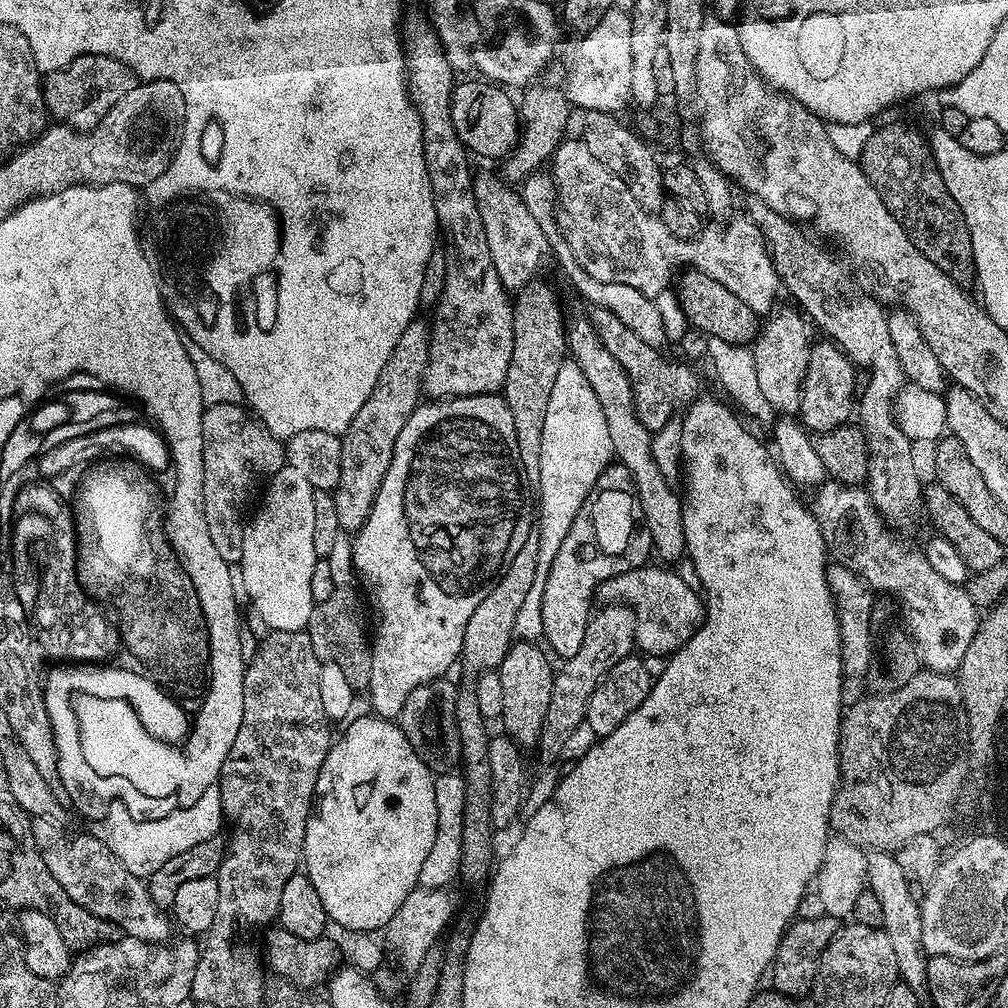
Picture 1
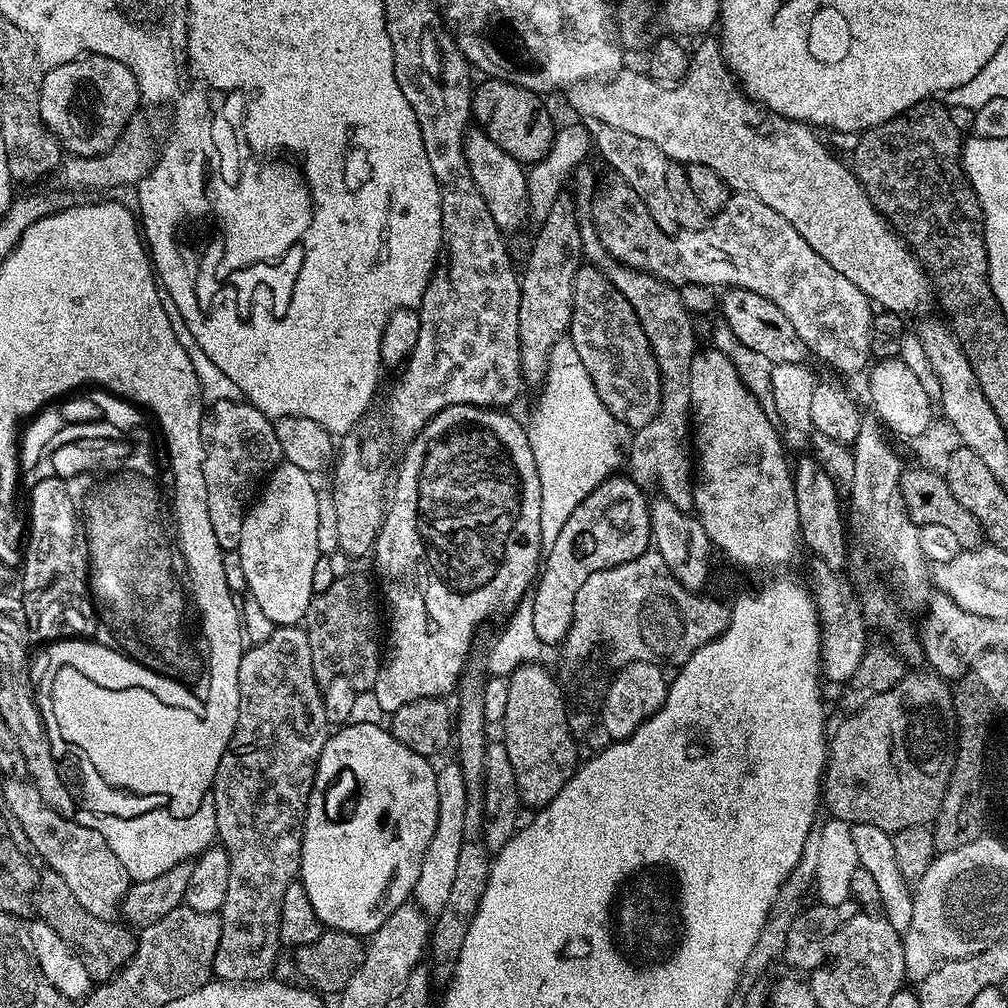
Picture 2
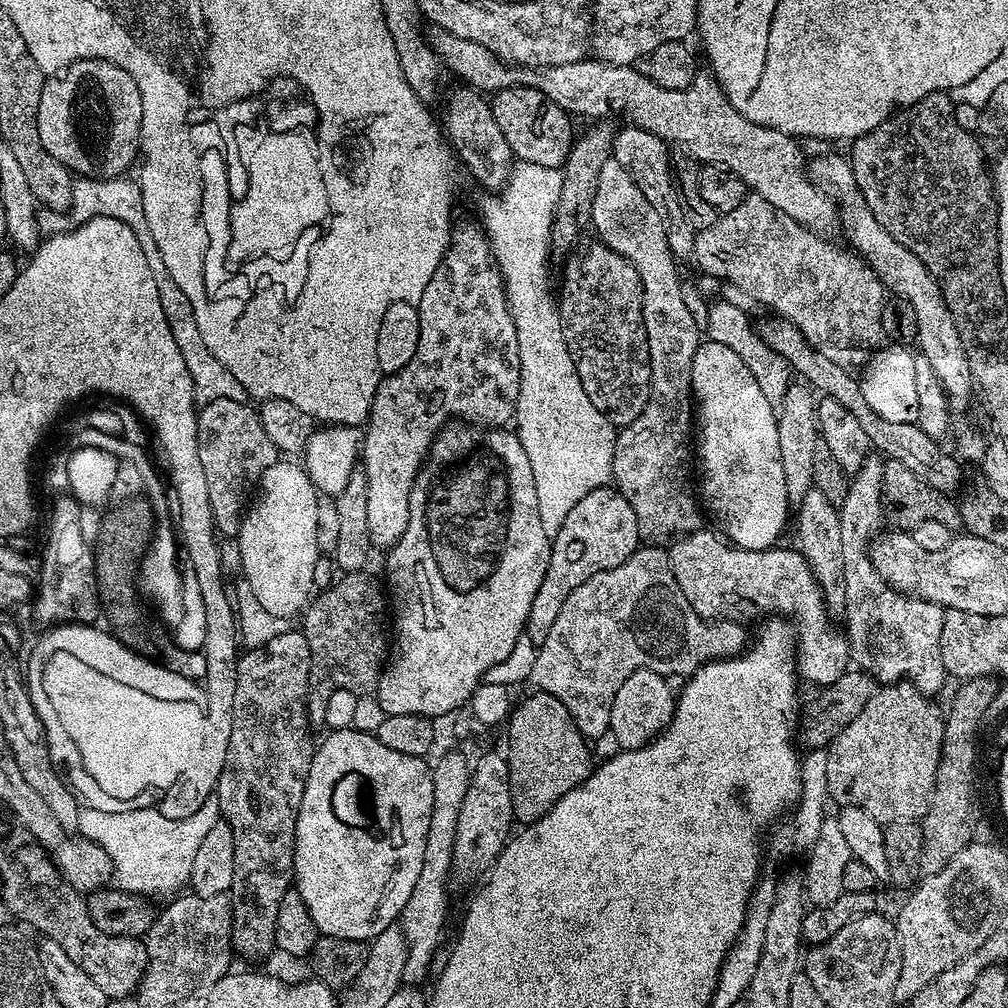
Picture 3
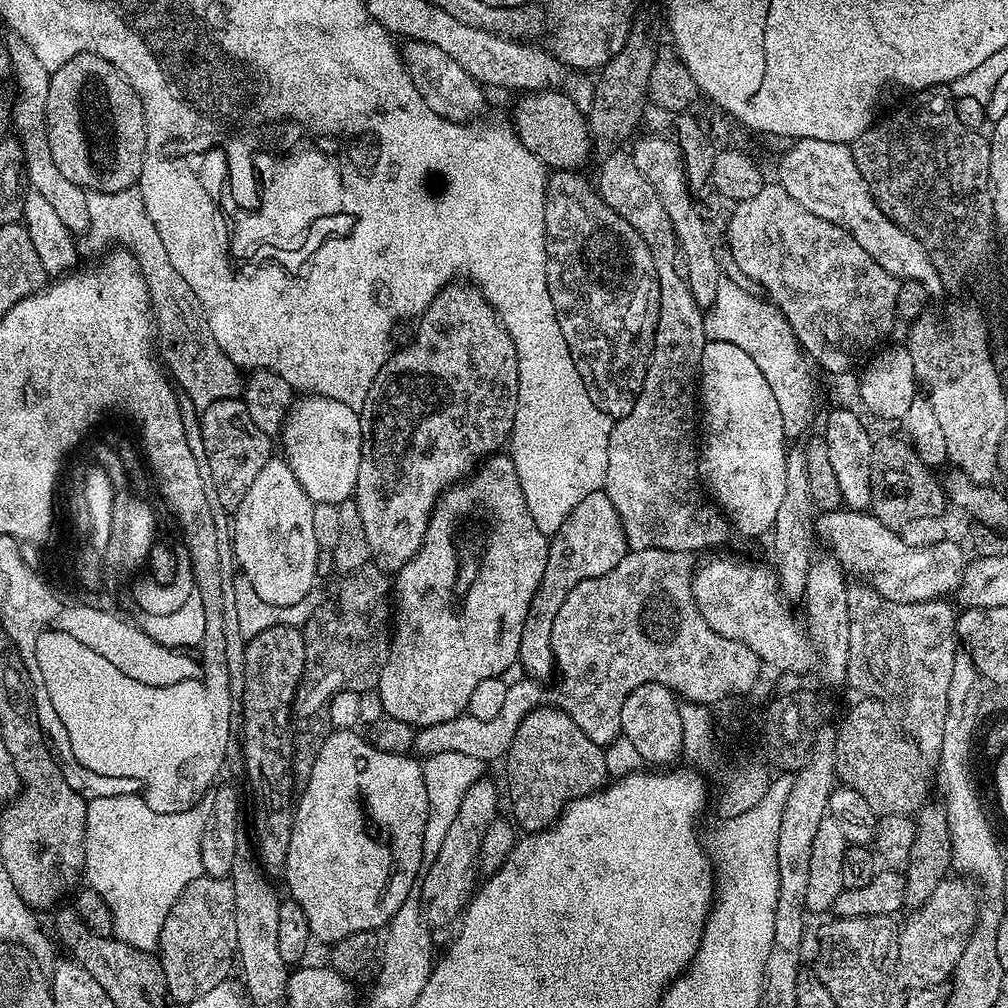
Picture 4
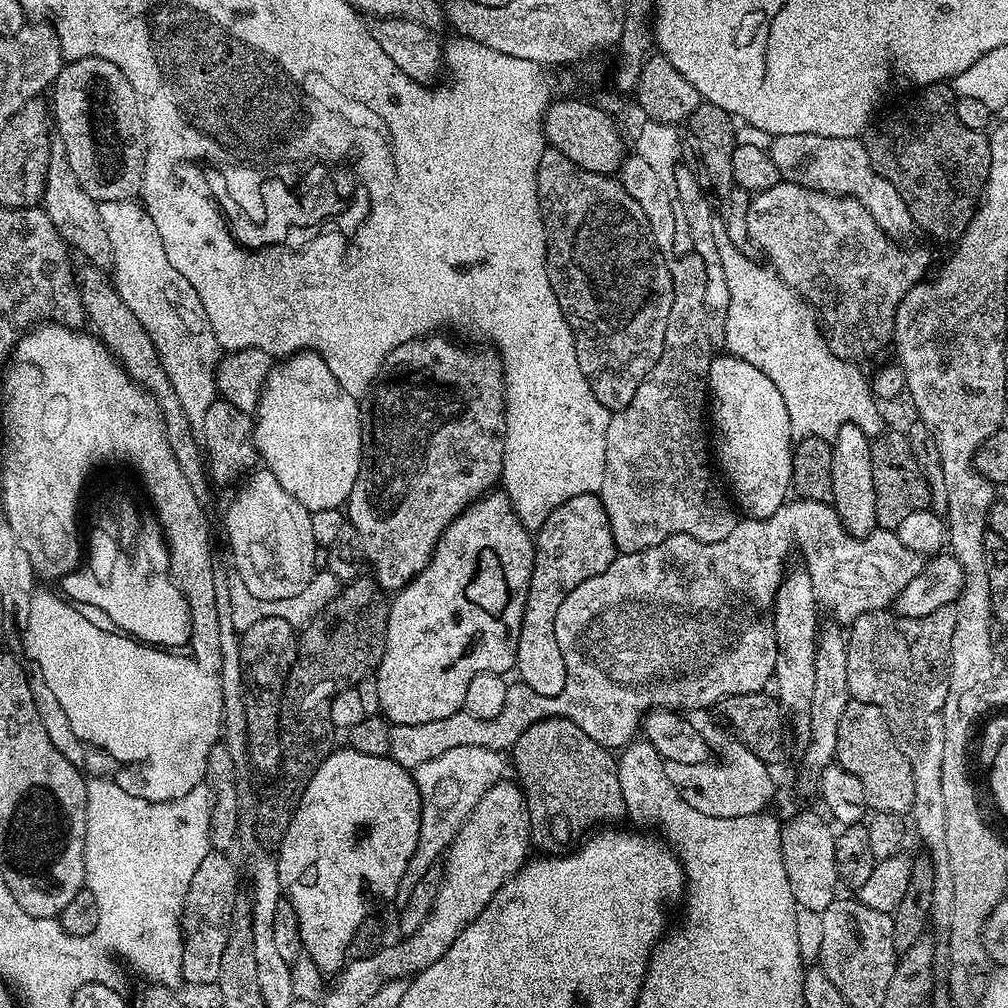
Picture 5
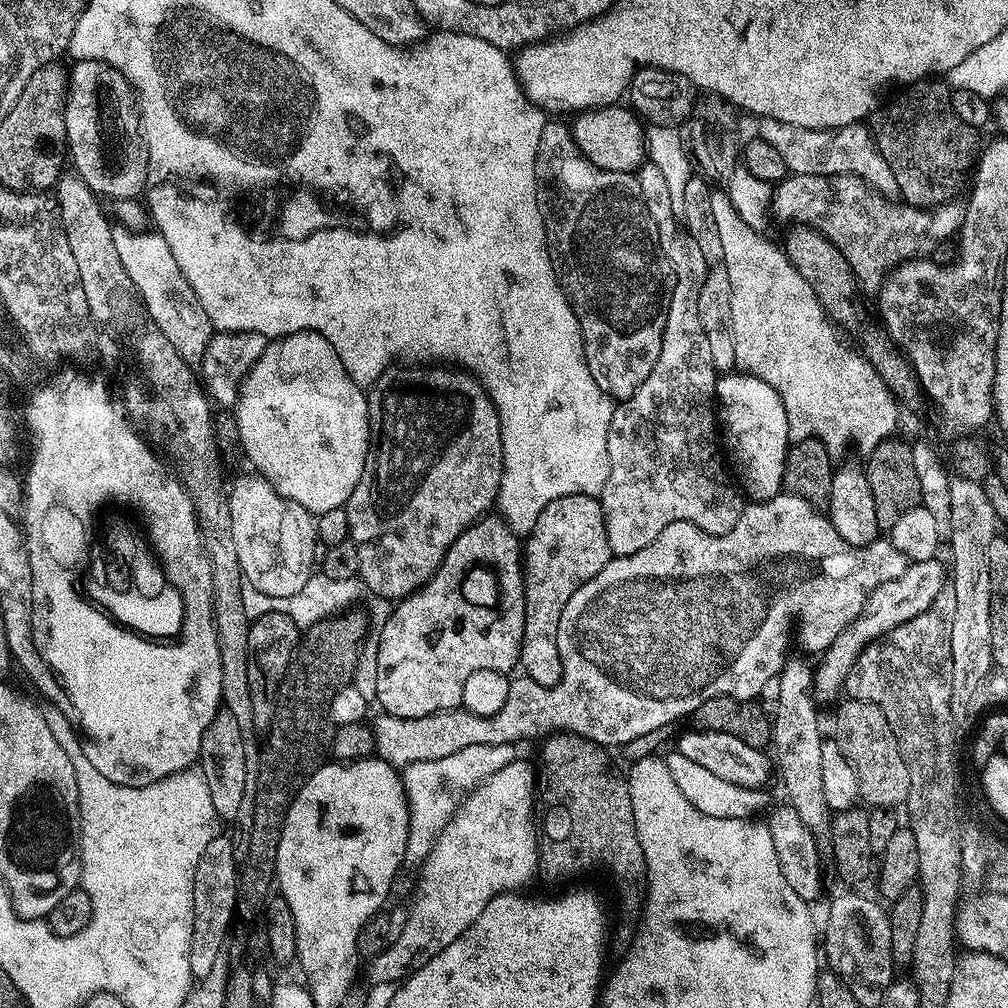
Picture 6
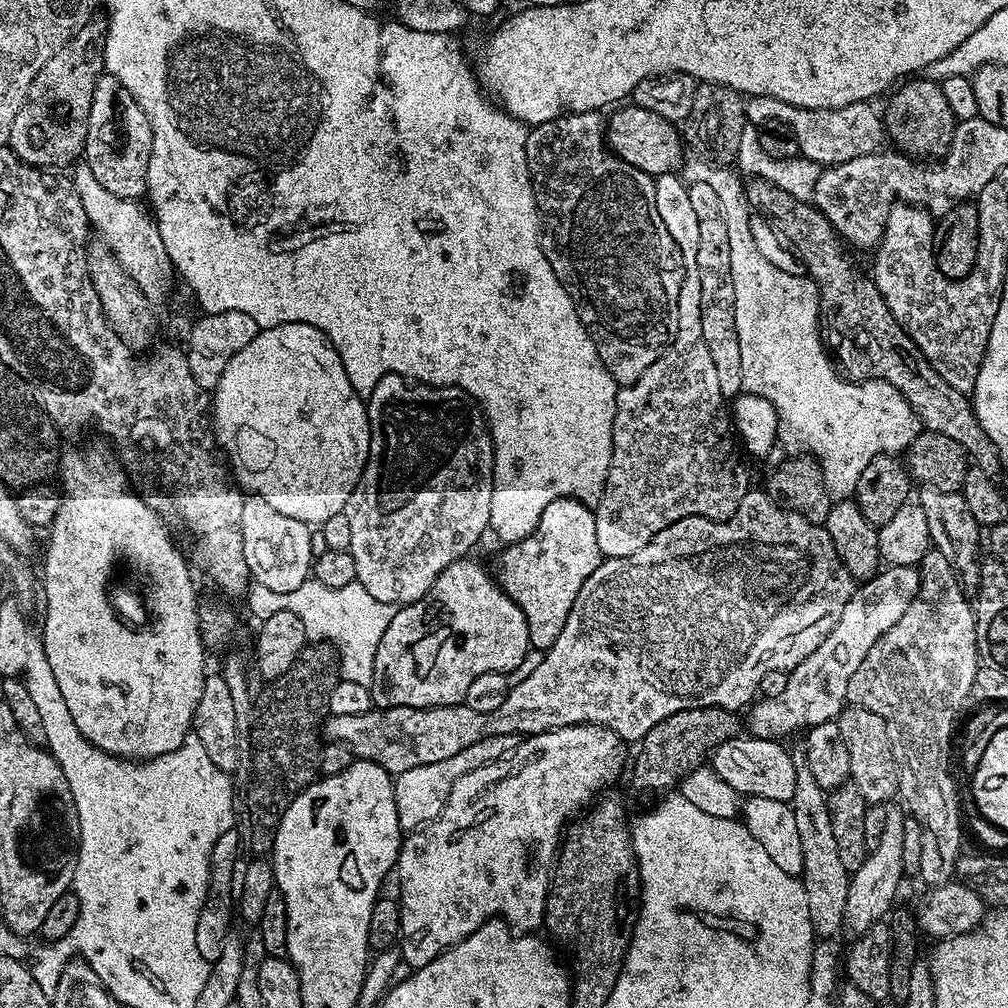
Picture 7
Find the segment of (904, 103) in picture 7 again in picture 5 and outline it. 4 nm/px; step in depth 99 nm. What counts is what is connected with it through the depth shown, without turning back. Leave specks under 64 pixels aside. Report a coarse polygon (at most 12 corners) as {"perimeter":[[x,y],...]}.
{"perimeter":[[951,83],[869,123],[913,225],[959,241],[990,174]]}

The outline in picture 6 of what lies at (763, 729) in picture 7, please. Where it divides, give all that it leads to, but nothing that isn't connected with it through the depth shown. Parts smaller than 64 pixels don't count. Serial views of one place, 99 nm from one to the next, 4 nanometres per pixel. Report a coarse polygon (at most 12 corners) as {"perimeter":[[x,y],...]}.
{"perimeter":[[939,559],[873,590],[815,665],[814,700],[841,699],[867,644],[910,622],[946,584]]}

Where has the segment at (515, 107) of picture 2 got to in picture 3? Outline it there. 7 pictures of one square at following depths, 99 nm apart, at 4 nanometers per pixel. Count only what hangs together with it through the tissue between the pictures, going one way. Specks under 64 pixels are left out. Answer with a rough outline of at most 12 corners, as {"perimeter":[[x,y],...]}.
{"perimeter":[[536,88],[491,97],[517,161],[560,168],[574,143],[569,113]]}

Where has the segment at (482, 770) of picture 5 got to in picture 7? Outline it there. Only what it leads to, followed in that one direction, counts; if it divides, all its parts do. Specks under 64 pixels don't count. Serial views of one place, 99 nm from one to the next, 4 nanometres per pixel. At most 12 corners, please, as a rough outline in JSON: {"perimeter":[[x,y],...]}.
{"perimeter":[[488,740],[394,780],[401,829],[440,817],[462,774],[489,763]]}

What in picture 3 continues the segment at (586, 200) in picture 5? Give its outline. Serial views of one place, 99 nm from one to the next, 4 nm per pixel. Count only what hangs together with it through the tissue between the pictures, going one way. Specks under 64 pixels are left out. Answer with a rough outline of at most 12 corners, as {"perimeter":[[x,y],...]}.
{"perimeter":[[604,242],[563,261],[564,341],[614,426],[650,394],[635,266]]}

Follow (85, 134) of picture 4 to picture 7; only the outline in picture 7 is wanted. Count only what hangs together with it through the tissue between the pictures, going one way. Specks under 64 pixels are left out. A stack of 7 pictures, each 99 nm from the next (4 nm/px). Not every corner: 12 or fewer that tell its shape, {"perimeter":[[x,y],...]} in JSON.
{"perimeter":[[107,74],[90,102],[83,163],[118,194],[148,191],[152,127]]}

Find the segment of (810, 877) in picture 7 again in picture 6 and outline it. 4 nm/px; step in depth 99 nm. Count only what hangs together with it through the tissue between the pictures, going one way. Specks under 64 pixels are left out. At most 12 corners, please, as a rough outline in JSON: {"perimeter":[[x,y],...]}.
{"perimeter":[[789,659],[770,752],[787,803],[830,844],[813,665]]}

